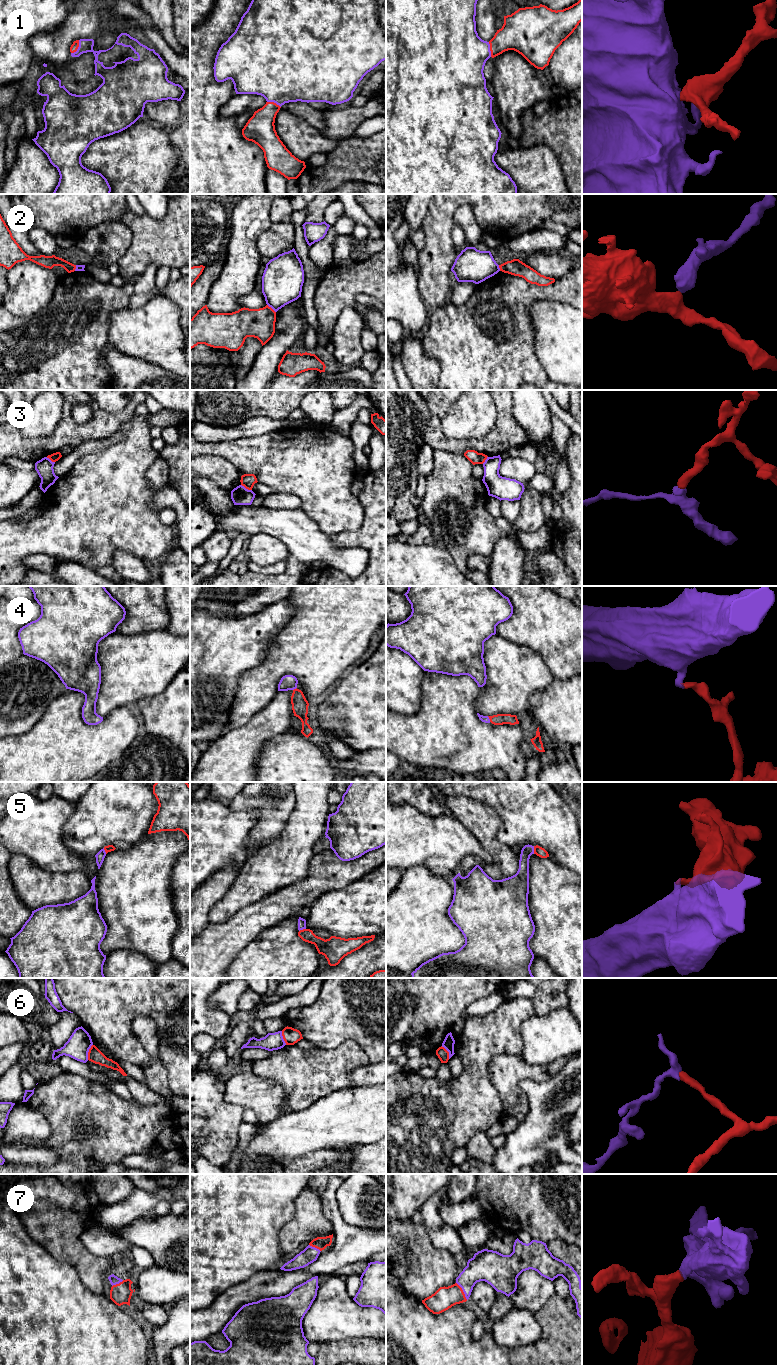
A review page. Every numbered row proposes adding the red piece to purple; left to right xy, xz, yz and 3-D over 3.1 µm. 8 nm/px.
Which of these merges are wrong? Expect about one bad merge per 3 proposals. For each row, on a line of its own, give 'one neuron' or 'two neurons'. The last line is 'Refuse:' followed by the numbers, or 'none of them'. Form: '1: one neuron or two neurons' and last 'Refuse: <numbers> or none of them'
1: one neuron
2: two neurons
3: two neurons
4: one neuron
5: one neuron
6: two neurons
7: one neuron
Refuse: 2, 3, 6

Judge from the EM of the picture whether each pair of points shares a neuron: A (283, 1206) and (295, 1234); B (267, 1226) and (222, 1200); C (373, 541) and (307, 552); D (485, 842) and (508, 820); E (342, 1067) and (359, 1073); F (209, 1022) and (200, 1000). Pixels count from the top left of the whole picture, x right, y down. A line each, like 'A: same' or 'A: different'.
A: different
B: same
C: different
D: different
E: different
F: same

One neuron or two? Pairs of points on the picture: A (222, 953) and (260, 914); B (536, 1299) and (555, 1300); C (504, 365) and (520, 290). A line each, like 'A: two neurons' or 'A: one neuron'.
A: one neuron
B: two neurons
C: one neuron

